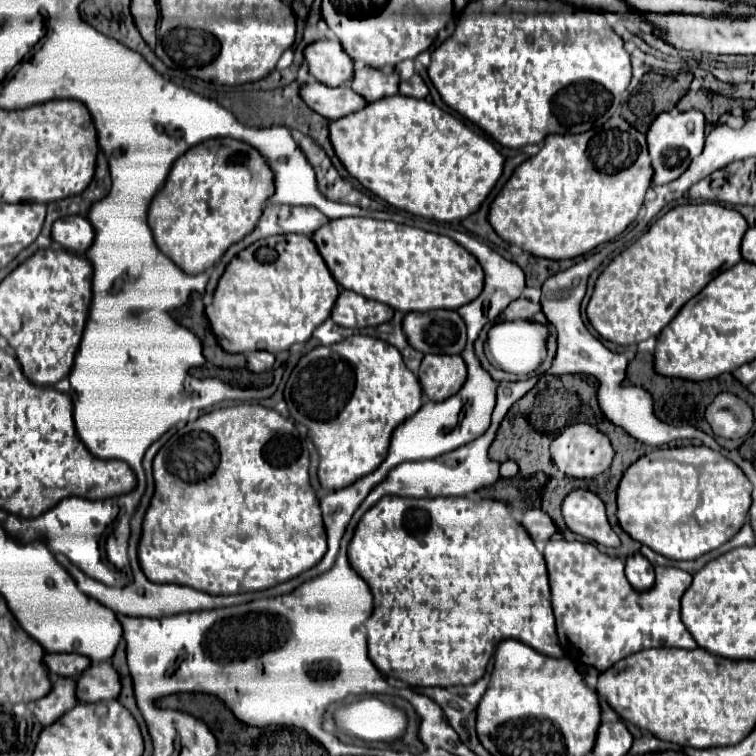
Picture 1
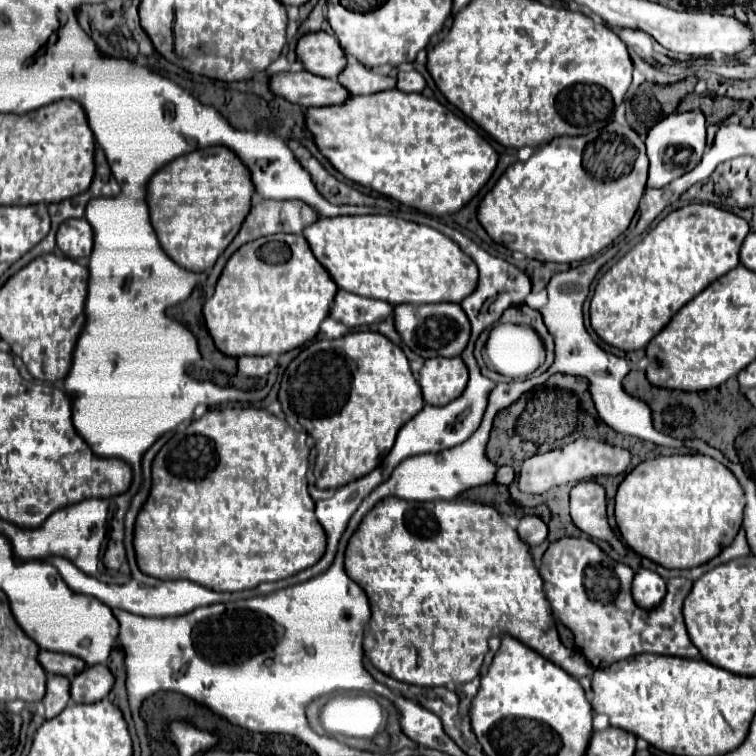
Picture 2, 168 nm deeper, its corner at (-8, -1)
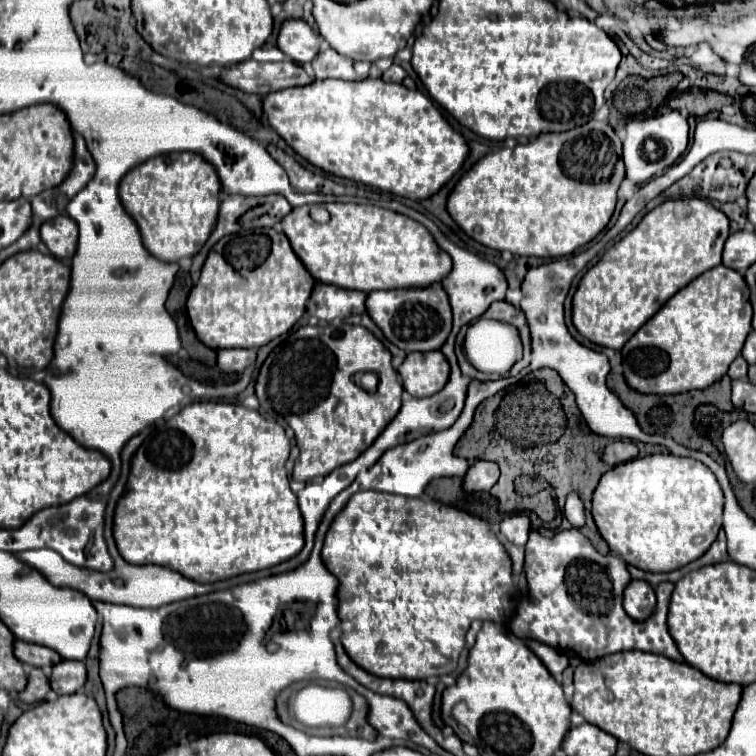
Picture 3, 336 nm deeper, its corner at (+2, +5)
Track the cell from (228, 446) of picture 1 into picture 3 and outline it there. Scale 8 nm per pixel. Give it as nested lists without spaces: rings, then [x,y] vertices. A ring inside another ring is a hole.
[[[193,402],[185,406],[181,412],[177,412],[173,418],[161,420],[155,430],[149,434],[149,438],[143,442],[143,446],[135,452],[131,460],[131,474],[127,480],[127,488],[117,504],[115,510],[115,528],[113,536],[119,546],[119,552],[125,560],[131,564],[157,564],[165,568],[173,568],[181,572],[183,576],[189,576],[191,580],[197,582],[219,582],[223,578],[231,578],[243,572],[255,572],[263,568],[277,566],[279,562],[285,562],[301,552],[305,546],[305,536],[303,536],[303,516],[297,506],[297,496],[289,488],[289,474],[285,470],[285,462],[289,460],[289,438],[285,430],[275,422],[263,418],[257,410],[249,410],[239,404],[223,404],[223,402]]]

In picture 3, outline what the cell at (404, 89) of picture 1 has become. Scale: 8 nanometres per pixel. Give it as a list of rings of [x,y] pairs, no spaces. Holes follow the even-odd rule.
[[[393,64],[389,70],[383,72],[383,80],[385,82],[403,82],[405,76],[407,76],[407,72],[399,64]]]

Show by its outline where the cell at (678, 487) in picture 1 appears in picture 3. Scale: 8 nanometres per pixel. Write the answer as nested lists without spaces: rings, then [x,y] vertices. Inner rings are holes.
[[[653,454],[603,474],[593,494],[593,518],[611,550],[627,564],[649,572],[669,572],[697,560],[713,544],[721,530],[723,504],[723,490],[703,462]]]

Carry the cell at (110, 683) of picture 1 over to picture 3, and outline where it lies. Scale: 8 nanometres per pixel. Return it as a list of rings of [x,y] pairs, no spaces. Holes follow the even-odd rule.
[[[63,660],[61,664],[53,666],[51,672],[51,688],[57,694],[75,694],[87,682],[87,668],[83,662],[77,660]]]

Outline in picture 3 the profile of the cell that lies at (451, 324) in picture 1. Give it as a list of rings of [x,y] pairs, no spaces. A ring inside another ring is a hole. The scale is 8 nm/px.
[[[441,284],[429,288],[393,292],[369,292],[369,316],[383,330],[385,338],[405,352],[429,352],[441,350],[451,332],[451,306]]]

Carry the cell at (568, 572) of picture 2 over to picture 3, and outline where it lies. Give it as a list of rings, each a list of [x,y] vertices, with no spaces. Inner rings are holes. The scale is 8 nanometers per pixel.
[[[563,530],[553,538],[531,532],[525,544],[525,576],[529,598],[519,598],[517,612],[509,620],[509,630],[519,638],[541,640],[553,648],[571,650],[585,662],[621,650],[657,652],[677,662],[685,662],[667,628],[667,608],[673,582],[657,586],[657,606],[647,620],[633,620],[621,604],[621,578],[625,578],[625,562],[615,556],[601,556],[589,538],[579,530]]]

